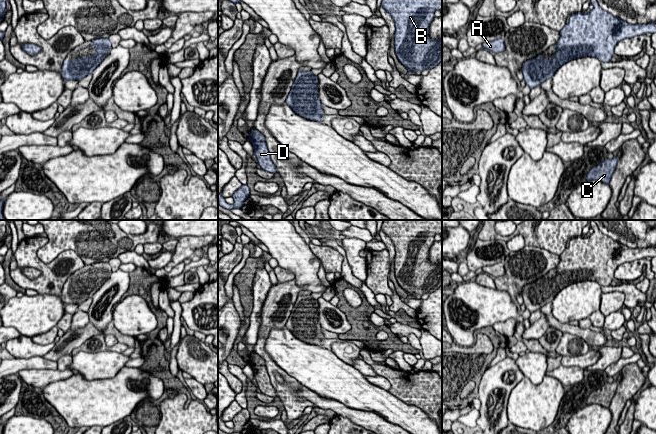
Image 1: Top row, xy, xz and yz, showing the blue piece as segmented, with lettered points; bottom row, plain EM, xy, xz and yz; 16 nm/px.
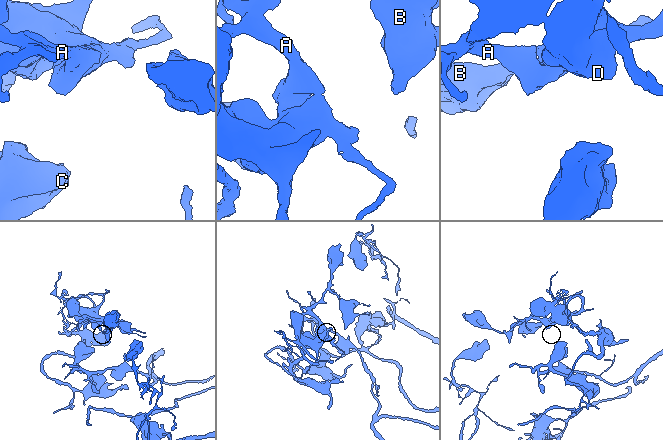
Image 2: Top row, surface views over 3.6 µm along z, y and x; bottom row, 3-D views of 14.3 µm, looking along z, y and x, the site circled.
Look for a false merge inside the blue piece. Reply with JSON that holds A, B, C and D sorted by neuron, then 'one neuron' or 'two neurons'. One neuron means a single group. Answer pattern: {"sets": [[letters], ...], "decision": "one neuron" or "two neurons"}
{"sets": [["A", "B", "C", "D"]], "decision": "one neuron"}

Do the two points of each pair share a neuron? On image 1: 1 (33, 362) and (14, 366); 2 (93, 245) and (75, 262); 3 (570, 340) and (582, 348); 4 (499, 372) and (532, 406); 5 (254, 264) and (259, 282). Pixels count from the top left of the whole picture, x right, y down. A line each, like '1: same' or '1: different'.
1: same
2: different
3: same
4: different
5: different

